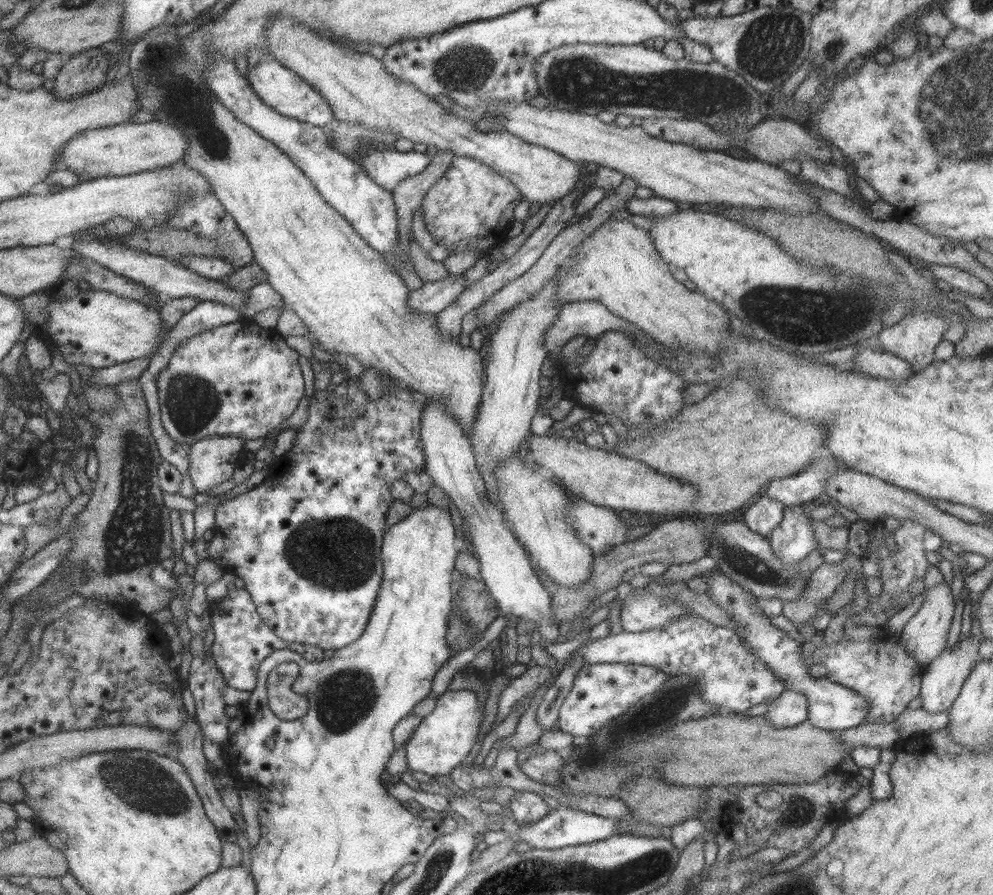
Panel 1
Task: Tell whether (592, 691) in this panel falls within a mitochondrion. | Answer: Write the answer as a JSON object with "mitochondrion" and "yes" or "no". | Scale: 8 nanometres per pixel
{"mitochondrion":"no"}

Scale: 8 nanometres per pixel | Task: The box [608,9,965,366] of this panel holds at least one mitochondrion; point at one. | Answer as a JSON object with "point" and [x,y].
{"point":[773,310]}

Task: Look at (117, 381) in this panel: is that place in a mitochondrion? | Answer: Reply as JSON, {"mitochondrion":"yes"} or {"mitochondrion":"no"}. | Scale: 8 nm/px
{"mitochondrion":"no"}

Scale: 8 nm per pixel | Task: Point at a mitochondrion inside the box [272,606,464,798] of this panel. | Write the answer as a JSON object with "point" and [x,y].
{"point":[348,696]}

